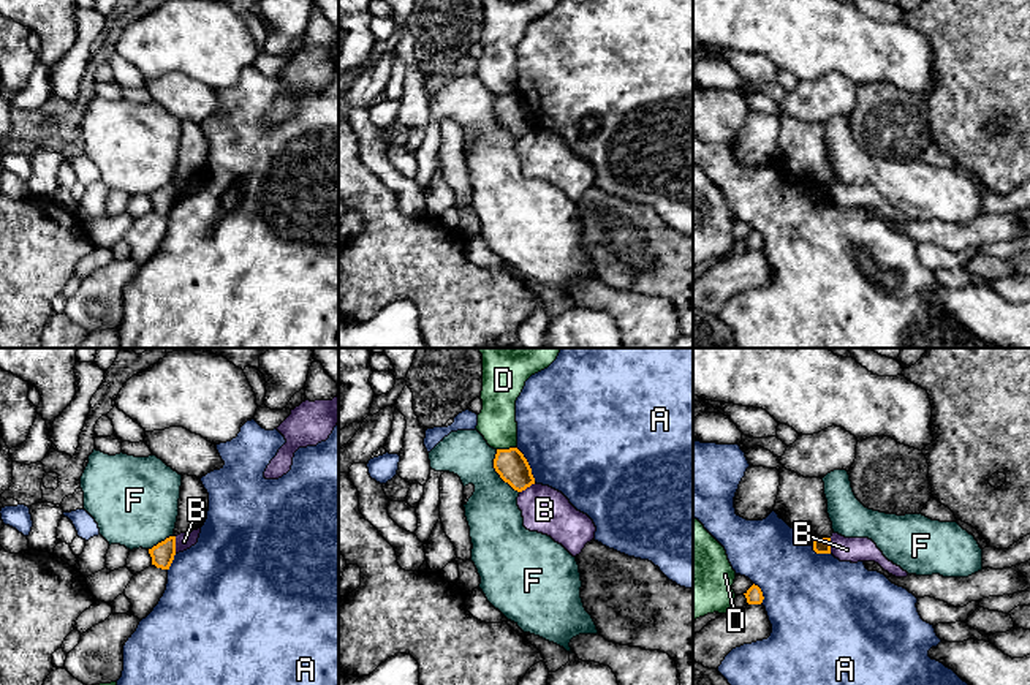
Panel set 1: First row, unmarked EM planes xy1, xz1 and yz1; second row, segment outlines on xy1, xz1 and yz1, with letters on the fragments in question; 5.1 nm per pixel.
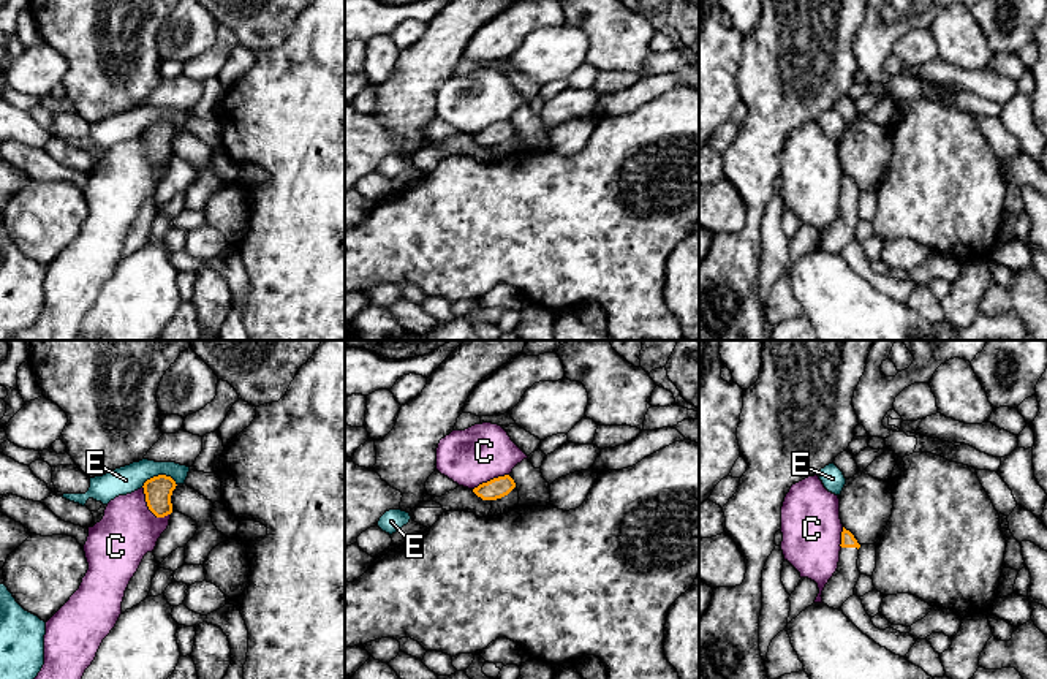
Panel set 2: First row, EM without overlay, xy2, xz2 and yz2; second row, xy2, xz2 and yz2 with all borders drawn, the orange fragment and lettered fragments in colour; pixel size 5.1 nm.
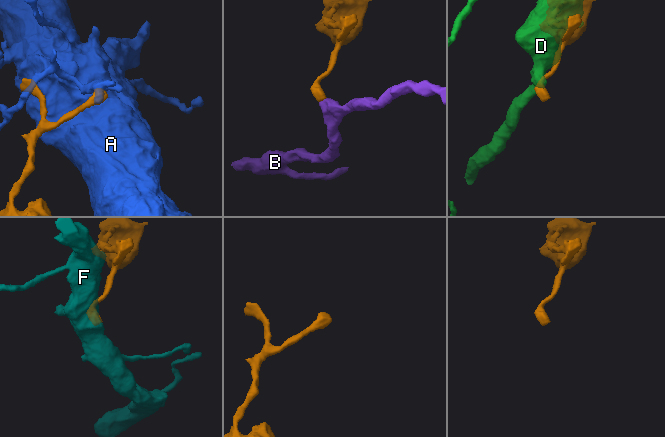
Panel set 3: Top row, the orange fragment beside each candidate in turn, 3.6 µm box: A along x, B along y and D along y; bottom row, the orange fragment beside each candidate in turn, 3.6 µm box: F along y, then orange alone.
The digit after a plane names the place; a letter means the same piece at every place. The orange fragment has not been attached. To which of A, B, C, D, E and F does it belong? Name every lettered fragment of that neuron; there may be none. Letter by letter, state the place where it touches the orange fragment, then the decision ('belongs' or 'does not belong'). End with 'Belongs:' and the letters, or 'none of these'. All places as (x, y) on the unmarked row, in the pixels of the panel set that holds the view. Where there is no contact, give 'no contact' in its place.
A: xz1 (529, 111) | does not belong
B: xy1 (174, 190) | does not belong
C: xy2 (149, 154) | does not belong
D: xz1 (507, 95) | does not belong
E: xy2 (158, 121) | does not belong
F: xz1 (497, 117) | does not belong
Belongs: none of these

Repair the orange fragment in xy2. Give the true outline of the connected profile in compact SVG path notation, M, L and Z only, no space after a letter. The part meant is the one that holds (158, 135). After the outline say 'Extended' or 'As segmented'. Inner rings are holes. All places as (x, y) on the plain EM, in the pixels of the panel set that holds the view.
M166 120L153 122L144 128L147 152L157 163L172 158L171 141L176 131L176 127Z. As segmented

